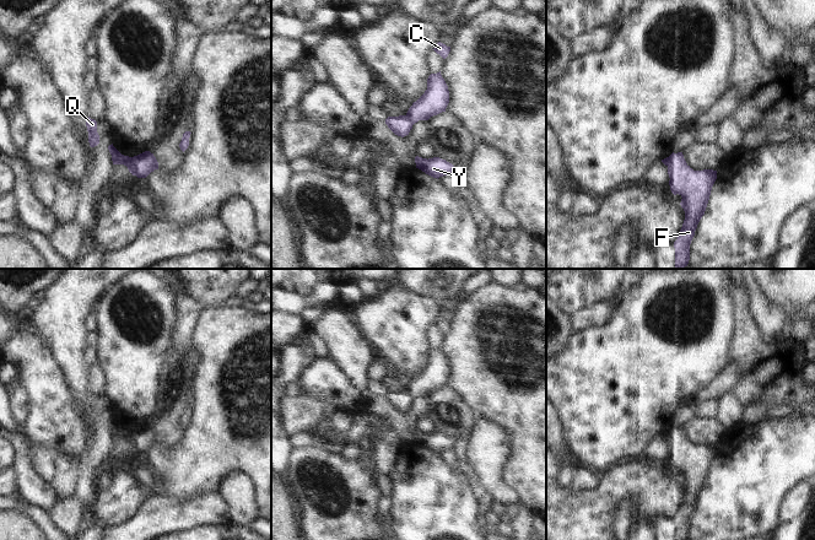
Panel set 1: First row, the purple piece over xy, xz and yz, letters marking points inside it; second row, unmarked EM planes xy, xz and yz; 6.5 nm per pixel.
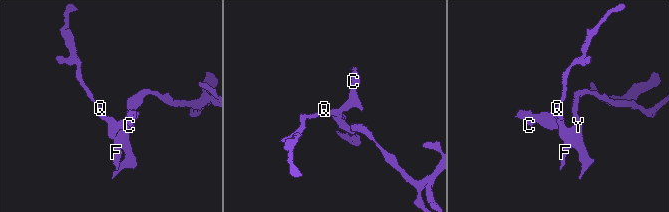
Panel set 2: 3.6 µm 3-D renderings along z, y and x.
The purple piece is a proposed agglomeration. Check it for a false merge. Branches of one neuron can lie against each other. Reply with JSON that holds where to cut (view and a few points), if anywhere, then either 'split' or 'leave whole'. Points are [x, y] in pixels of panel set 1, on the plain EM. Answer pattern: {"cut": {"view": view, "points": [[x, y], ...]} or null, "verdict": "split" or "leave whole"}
{"cut": {"view": "xy", "points": [[131, 432], [135, 449]]}, "verdict": "split"}

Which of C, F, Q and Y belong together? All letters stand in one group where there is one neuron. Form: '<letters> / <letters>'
C / F Q Y

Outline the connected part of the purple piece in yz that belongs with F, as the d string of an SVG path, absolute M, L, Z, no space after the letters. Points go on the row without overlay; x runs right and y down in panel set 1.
M682 427L668 432L669 460L674 470L679 469L685 495L674 517L675 540L687 540L690 519L702 491L705 490L717 446L693 446L685 436Z

